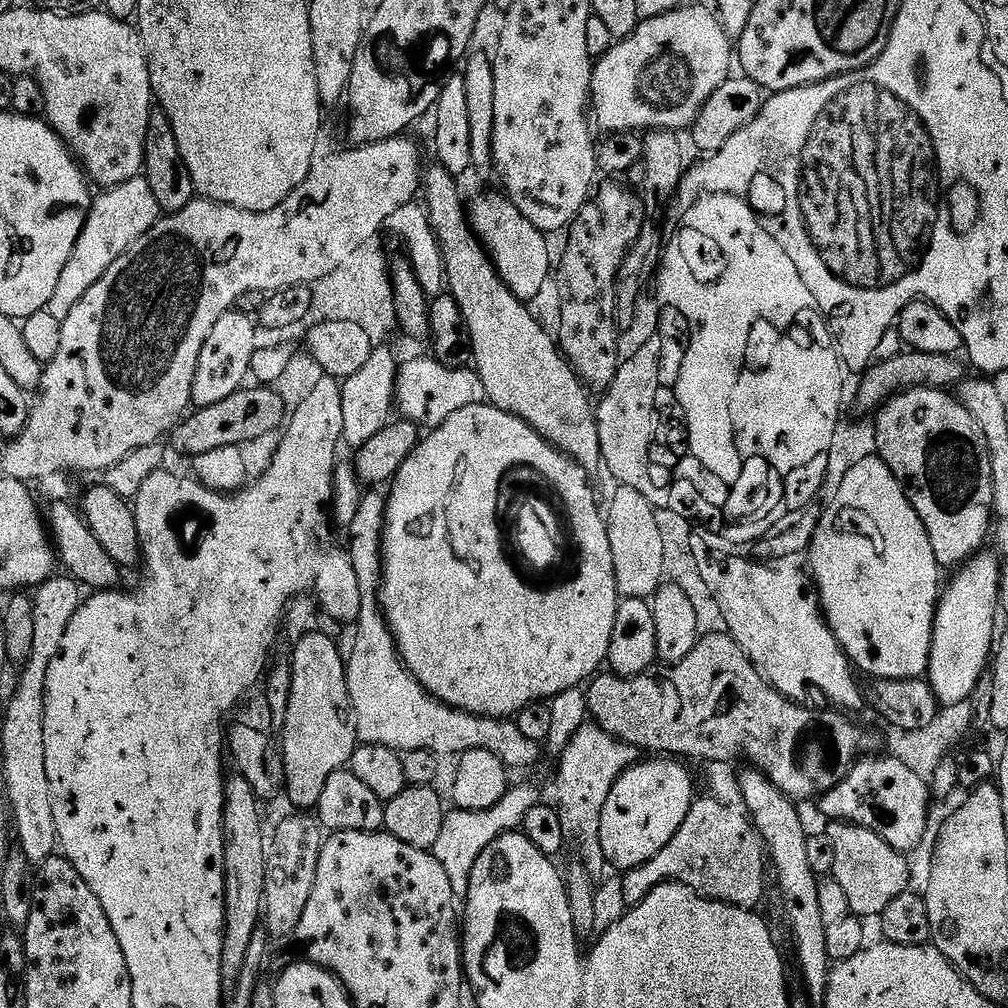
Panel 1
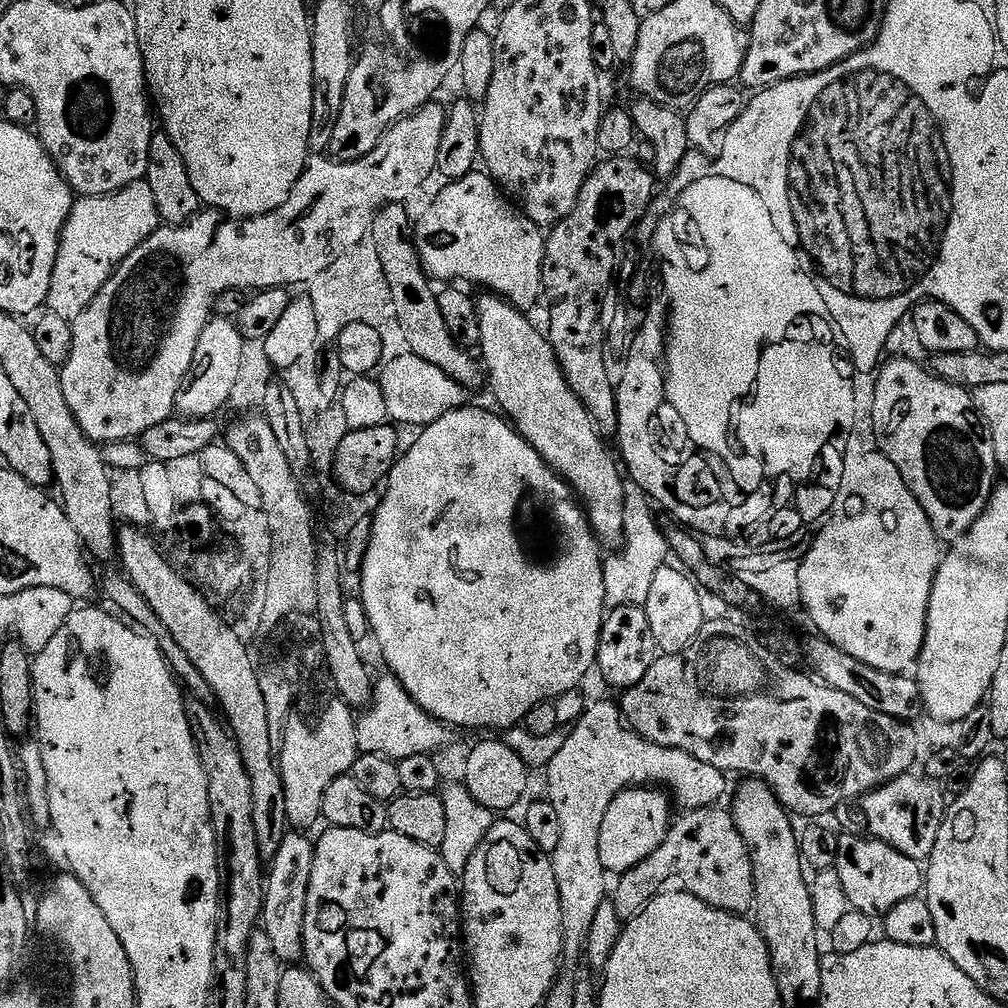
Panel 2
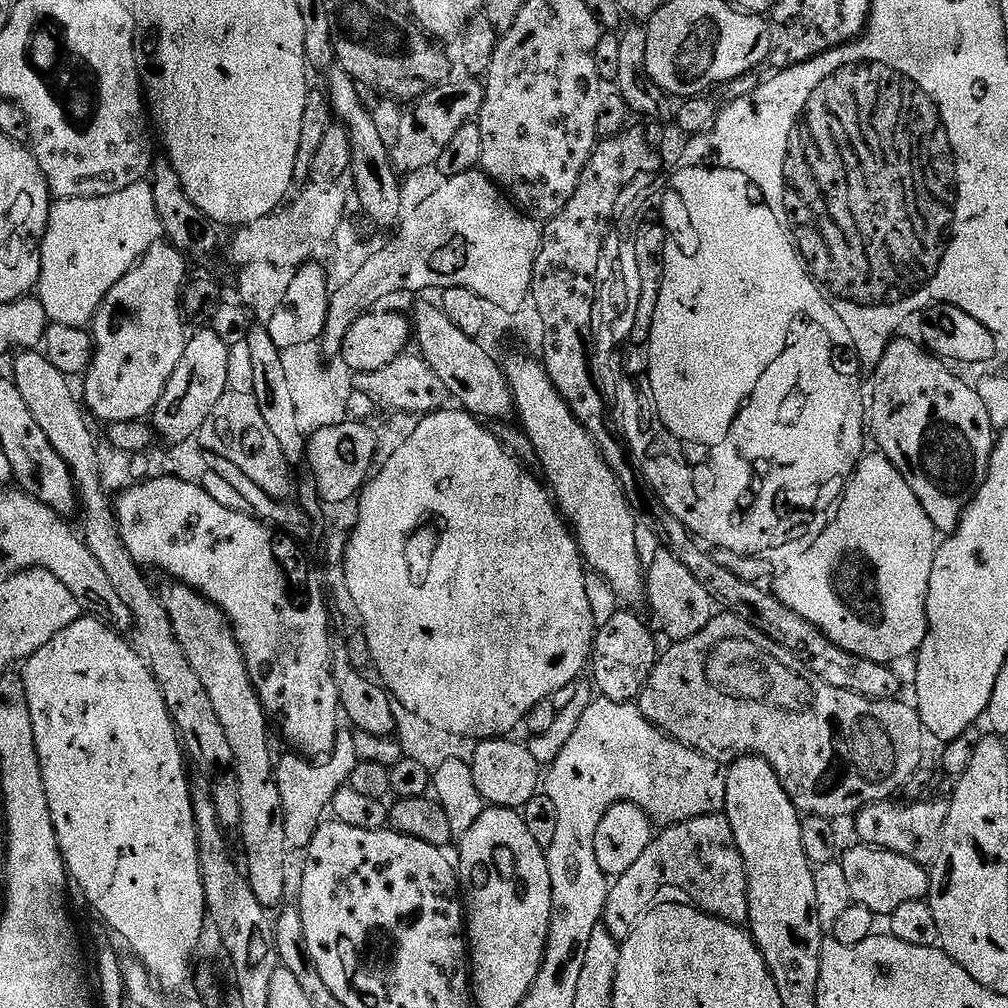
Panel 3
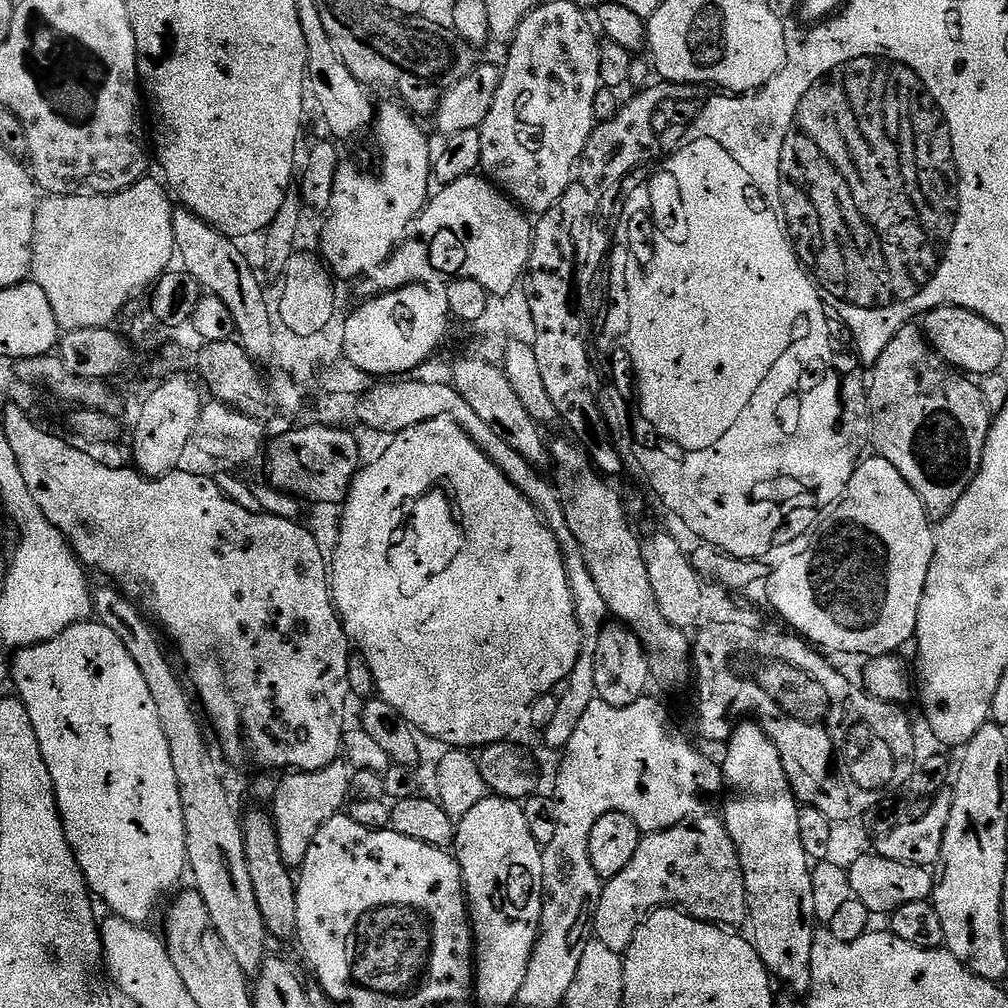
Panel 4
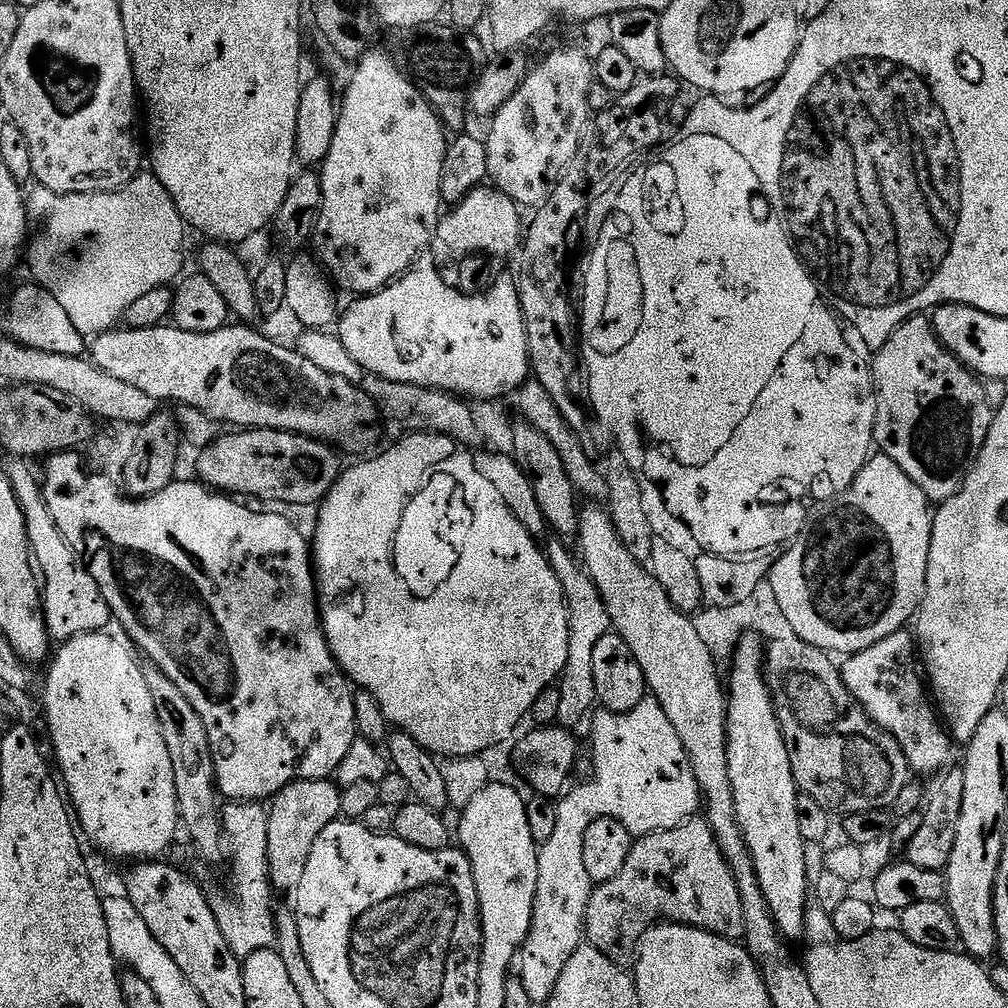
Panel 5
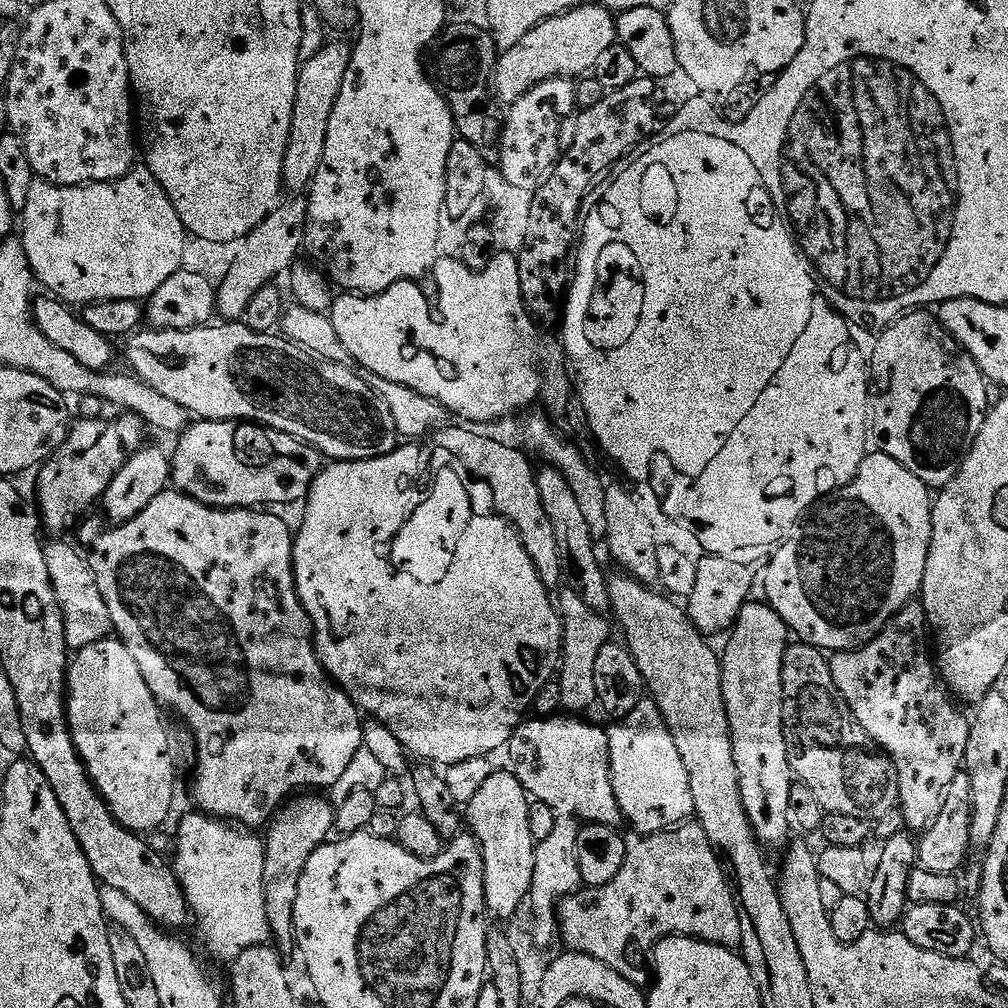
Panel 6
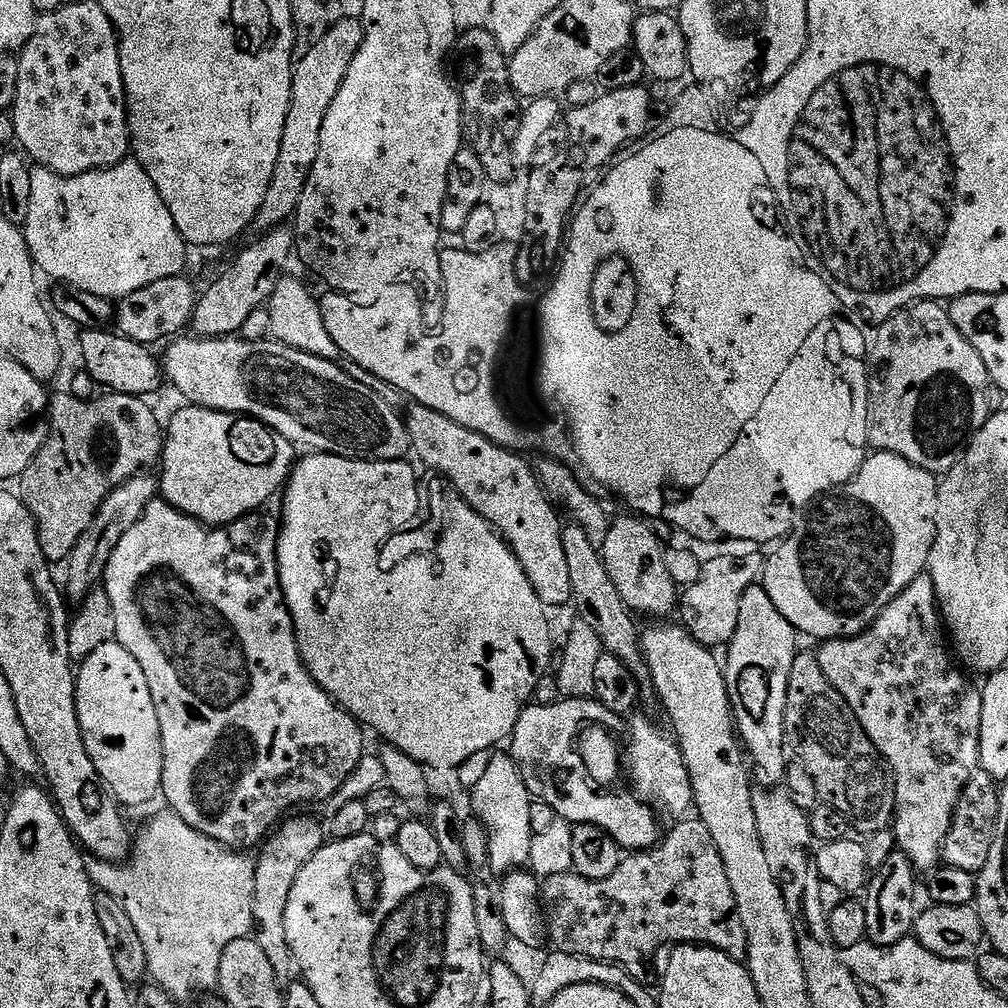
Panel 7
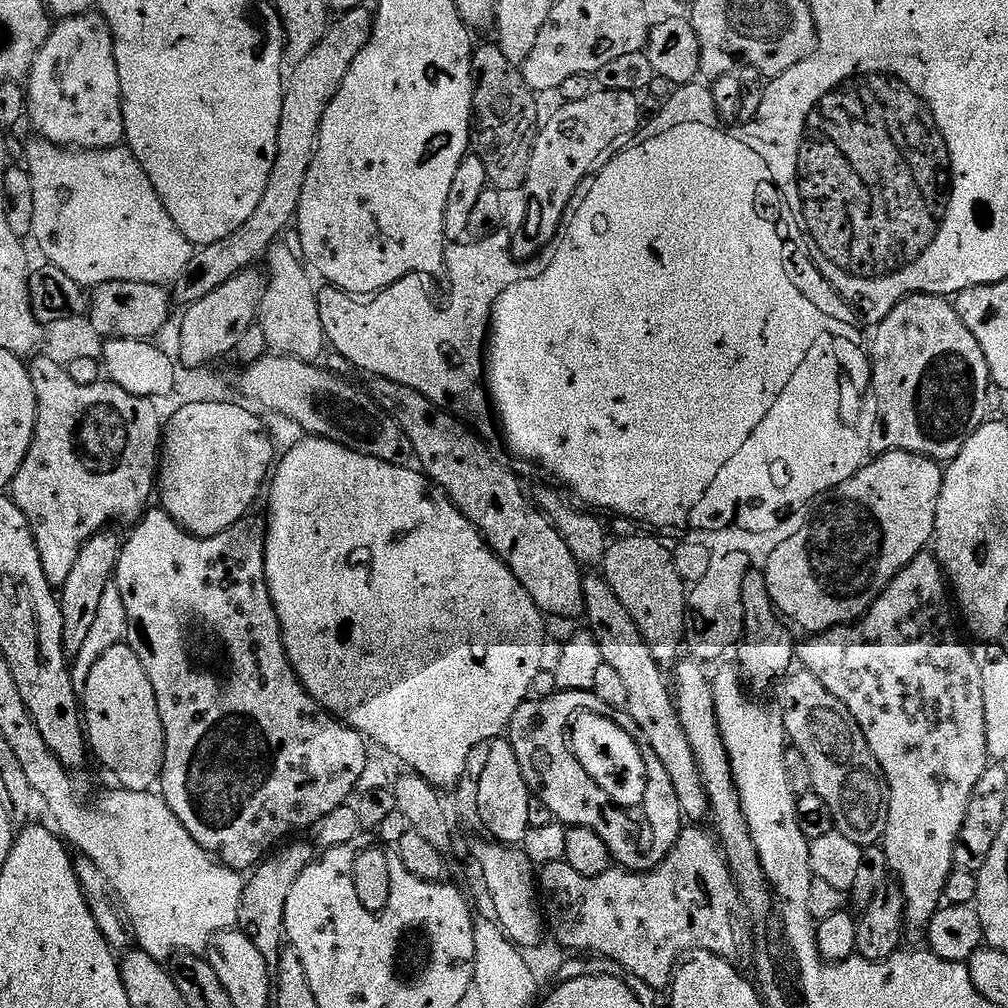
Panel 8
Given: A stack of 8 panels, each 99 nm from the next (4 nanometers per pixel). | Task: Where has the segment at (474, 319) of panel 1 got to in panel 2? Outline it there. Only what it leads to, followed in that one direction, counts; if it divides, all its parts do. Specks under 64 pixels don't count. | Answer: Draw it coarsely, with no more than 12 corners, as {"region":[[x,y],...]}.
{"region":[[479,297],[495,407],[575,492],[601,545],[626,480],[523,311]]}

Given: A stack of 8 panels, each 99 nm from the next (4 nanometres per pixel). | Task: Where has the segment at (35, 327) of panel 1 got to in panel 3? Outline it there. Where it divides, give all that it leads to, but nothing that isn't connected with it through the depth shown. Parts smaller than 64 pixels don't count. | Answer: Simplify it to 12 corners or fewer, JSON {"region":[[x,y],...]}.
{"region":[[148,180],[57,199],[40,239],[42,351],[69,378],[85,330],[165,235]]}

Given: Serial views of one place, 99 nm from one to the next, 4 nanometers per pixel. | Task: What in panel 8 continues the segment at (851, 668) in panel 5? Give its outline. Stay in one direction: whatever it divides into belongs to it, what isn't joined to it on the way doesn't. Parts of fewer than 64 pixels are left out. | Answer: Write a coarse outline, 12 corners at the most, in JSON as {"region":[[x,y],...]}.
{"region":[[925,550],[799,663],[886,774],[927,929],[986,774],[975,651]]}

